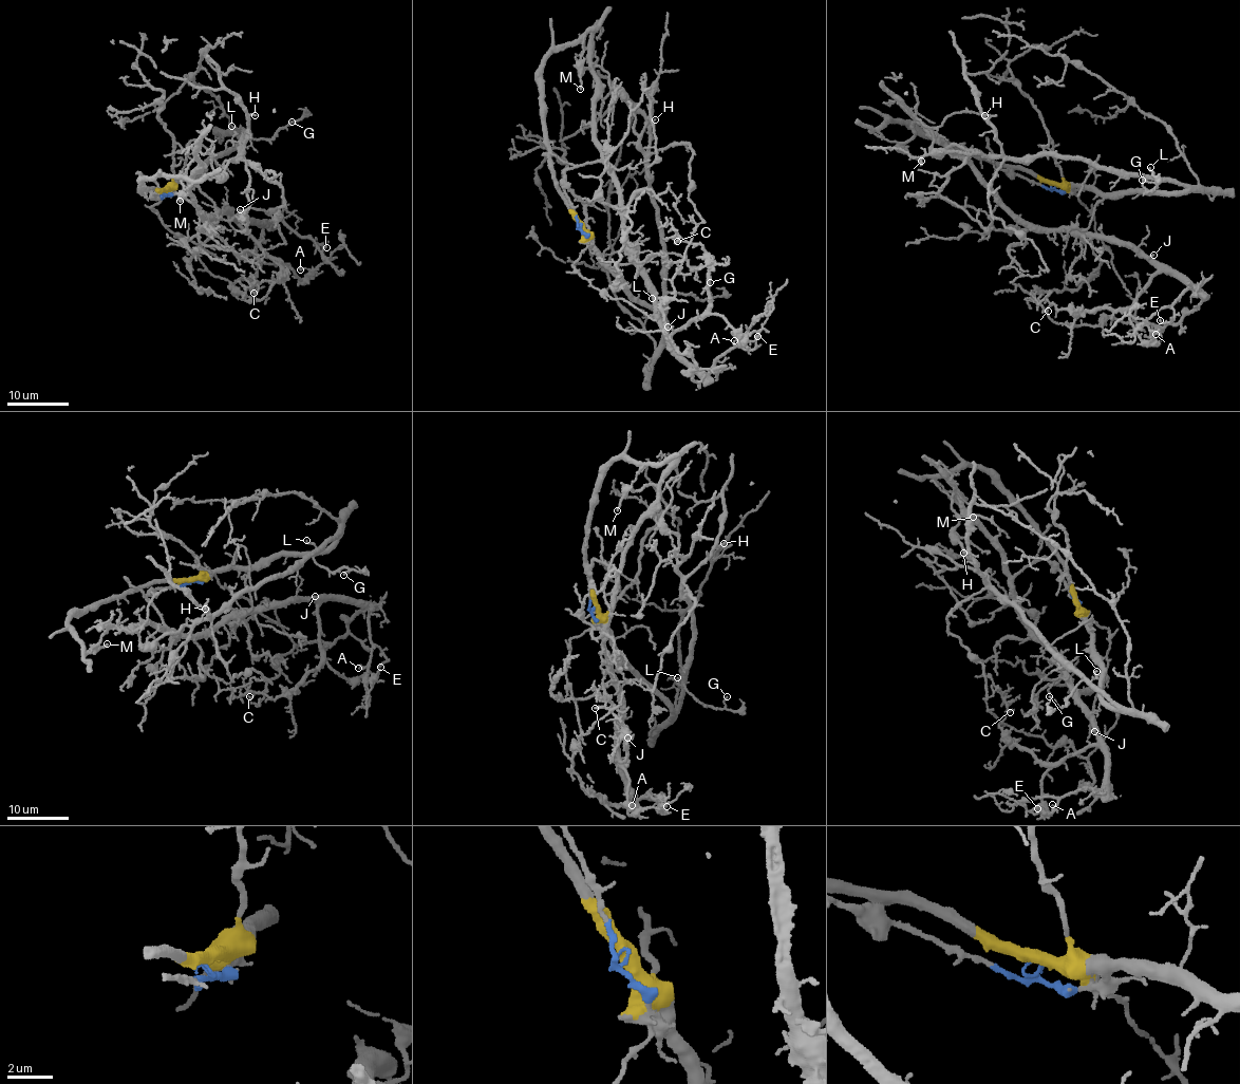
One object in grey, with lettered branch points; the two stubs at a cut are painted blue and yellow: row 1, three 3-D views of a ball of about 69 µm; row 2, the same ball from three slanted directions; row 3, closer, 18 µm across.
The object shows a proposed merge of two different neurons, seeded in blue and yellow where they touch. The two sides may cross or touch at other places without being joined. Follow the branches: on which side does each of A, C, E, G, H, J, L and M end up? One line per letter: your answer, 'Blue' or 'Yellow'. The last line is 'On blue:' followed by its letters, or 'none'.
A: Blue
C: Blue
E: Blue
G: Yellow
H: Yellow
J: Blue
L: Yellow
M: Blue
On blue: A, C, E, J, M

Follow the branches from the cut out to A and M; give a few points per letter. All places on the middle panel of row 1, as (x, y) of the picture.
A: (579, 225), (564, 172), (602, 163), (655, 320), (670, 335), (722, 316), (745, 346), (734, 340)
M: (579, 225), (565, 192), (564, 172), (600, 159), (597, 78), (589, 70), (581, 74), (579, 68), (580, 89)

